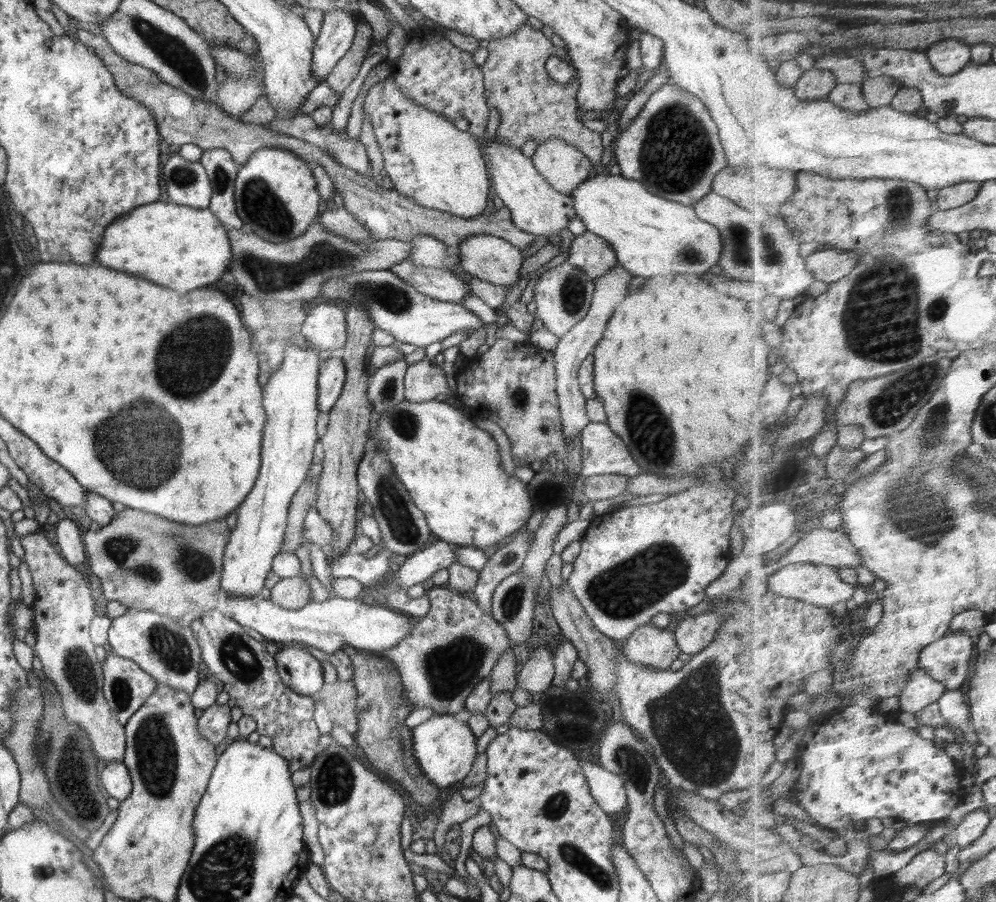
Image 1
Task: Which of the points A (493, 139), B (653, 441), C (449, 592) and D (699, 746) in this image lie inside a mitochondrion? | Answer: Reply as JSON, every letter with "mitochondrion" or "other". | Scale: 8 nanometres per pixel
{"A":"other","B":"mitochondrion","C":"other","D":"mitochondrion"}

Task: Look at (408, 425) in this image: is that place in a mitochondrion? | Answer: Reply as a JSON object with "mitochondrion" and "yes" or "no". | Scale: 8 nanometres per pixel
{"mitochondrion":"yes"}

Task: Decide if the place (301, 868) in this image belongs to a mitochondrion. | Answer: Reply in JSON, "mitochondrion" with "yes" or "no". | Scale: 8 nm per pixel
{"mitochondrion":"no"}

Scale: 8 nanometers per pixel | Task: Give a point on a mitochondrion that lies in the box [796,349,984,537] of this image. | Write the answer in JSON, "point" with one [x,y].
{"point":[902,395]}

